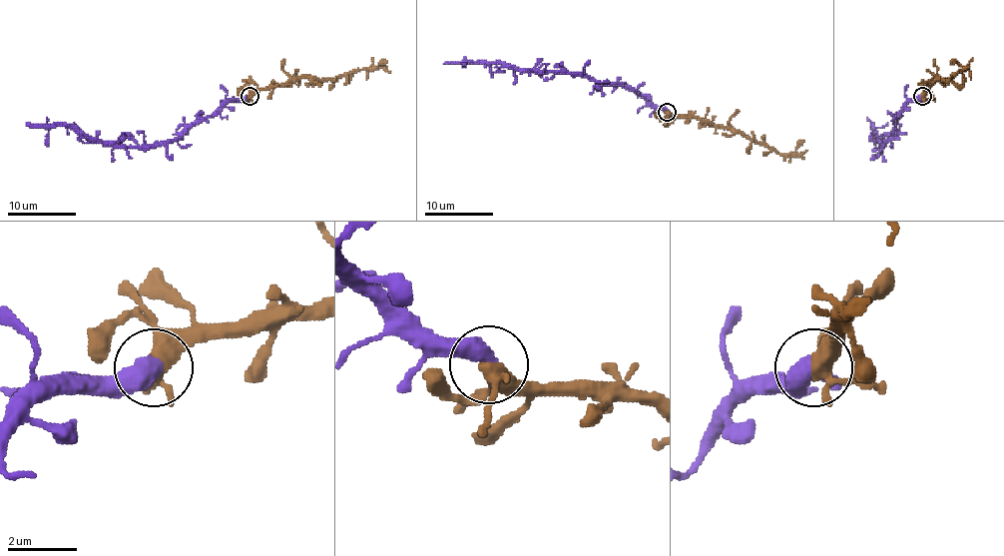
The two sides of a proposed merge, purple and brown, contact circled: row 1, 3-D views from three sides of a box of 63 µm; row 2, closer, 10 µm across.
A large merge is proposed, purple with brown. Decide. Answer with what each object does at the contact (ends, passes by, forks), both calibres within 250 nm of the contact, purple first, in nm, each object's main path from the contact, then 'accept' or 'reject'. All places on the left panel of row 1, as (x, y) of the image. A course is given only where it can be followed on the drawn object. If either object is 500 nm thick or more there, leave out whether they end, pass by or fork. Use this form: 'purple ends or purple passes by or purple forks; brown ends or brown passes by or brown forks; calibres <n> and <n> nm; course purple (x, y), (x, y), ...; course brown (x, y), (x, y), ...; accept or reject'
calibres 550 and 340 nm; course purple (249, 97), (231, 98), (169, 141), (145, 146), (108, 146), (82, 138), (69, 127), (26, 122); course brown (249, 97), (260, 90), (291, 85), (301, 78), (332, 80), (341, 75), (375, 69), (387, 61); accept

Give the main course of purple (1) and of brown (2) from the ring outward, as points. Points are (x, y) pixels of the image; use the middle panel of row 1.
1: (666, 111), (654, 110), (627, 86), (598, 86), (586, 77), (562, 72), (525, 72), (499, 63), (443, 63)
2: (666, 111), (709, 120), (719, 127), (733, 127), (758, 142), (764, 142), (780, 154), (792, 154), (804, 140)

